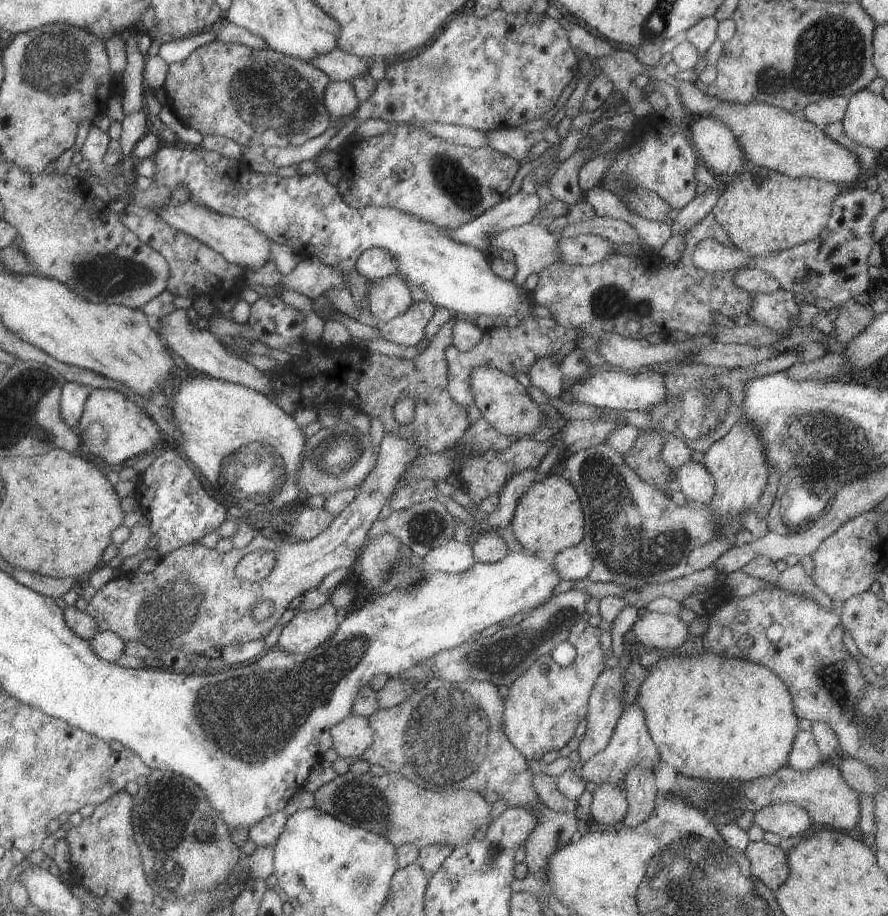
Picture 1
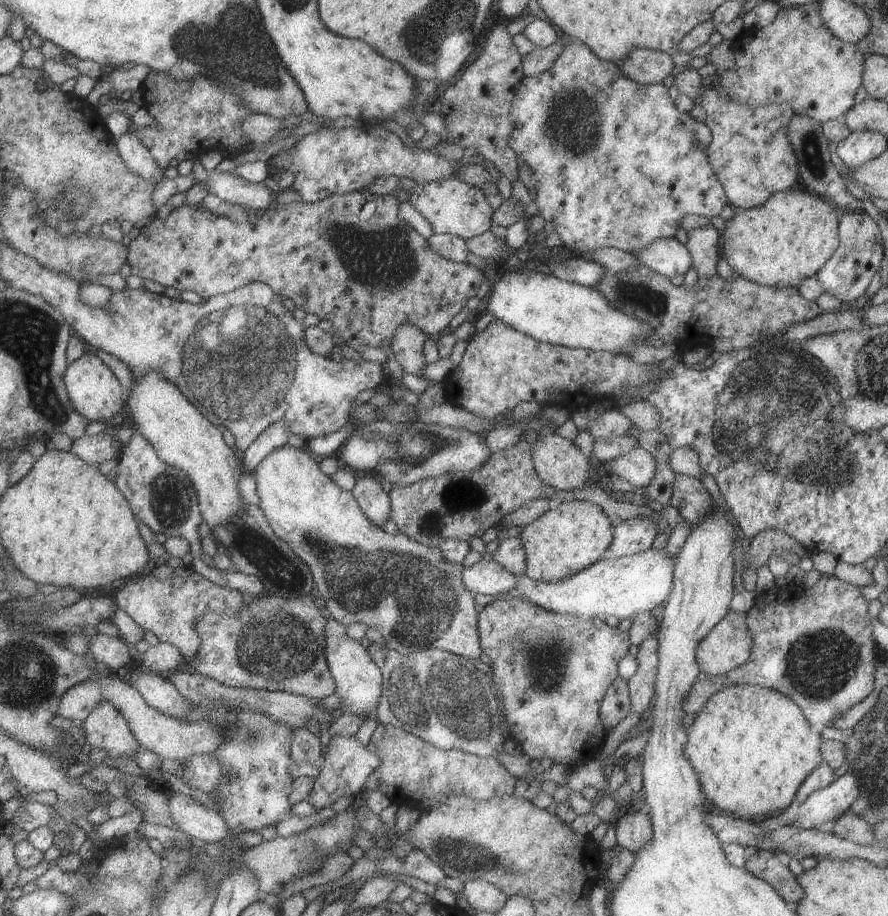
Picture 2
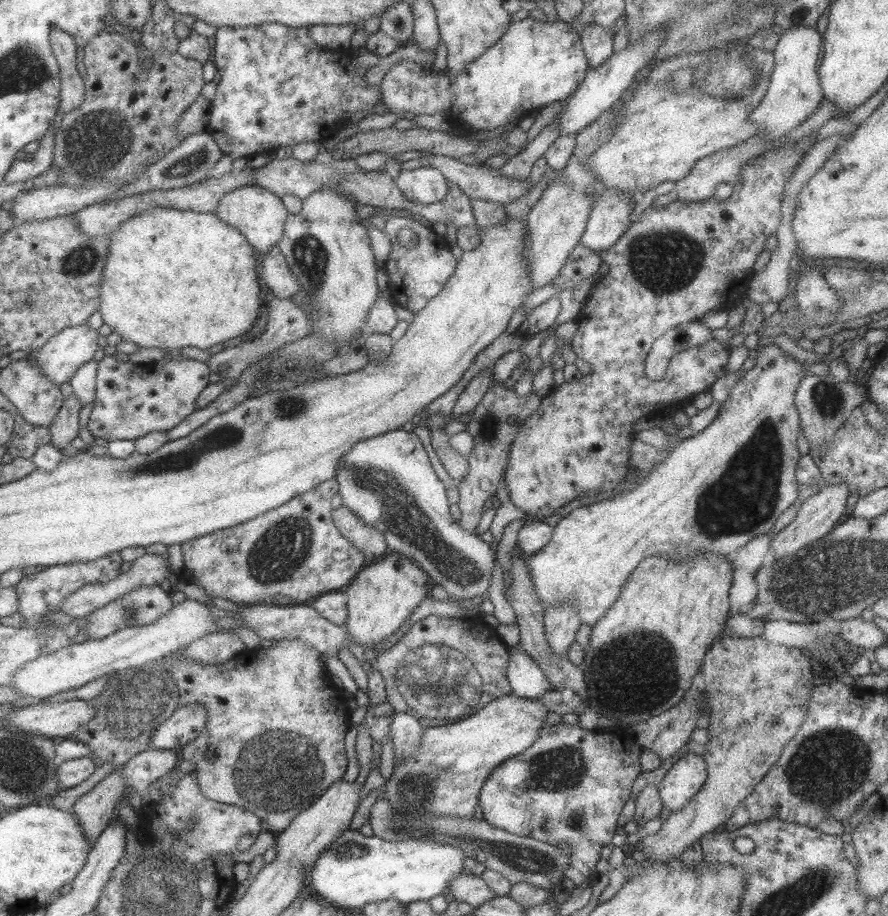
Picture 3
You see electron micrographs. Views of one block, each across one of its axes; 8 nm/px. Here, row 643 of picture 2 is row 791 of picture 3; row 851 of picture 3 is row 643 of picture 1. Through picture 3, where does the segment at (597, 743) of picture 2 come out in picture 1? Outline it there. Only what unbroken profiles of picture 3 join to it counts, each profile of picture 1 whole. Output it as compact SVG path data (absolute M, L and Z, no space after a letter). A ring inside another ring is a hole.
M578 617L567 636L576 650L573 662L561 667L550 655L540 656L525 674L508 686L507 698L503 699L503 732L527 761L540 760L550 750L561 750L573 738L577 724L586 717L590 690L606 659L599 643L602 631L599 626L591 627Z

